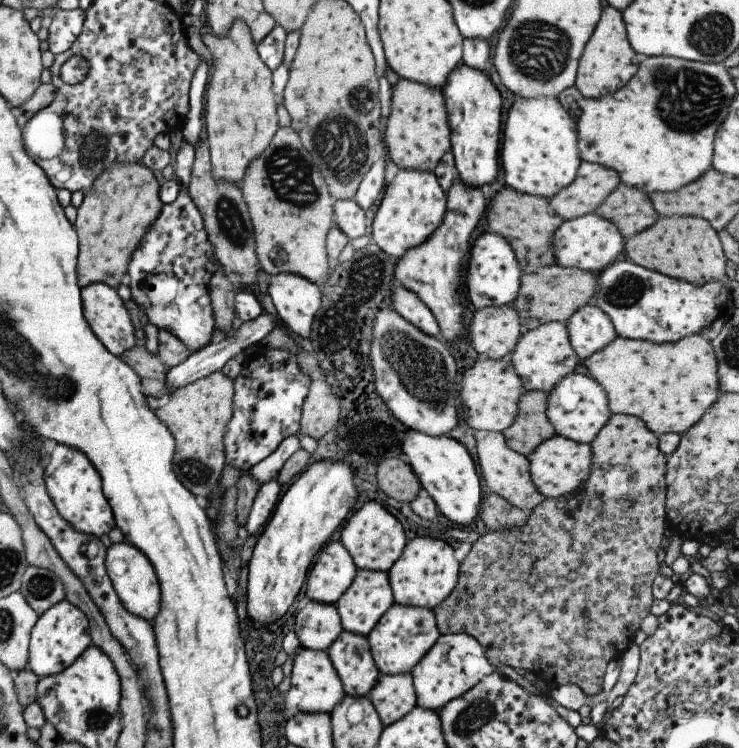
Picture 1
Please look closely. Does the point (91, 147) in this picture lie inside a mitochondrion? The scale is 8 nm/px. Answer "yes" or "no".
yes

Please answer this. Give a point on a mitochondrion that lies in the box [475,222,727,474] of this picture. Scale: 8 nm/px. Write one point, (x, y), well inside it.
(625, 291)

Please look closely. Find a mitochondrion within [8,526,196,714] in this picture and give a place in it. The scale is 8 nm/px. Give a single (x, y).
(40, 587)

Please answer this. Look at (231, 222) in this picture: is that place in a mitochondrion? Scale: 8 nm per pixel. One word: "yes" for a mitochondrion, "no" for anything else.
yes

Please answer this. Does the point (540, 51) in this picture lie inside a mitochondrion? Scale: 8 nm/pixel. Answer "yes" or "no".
yes

